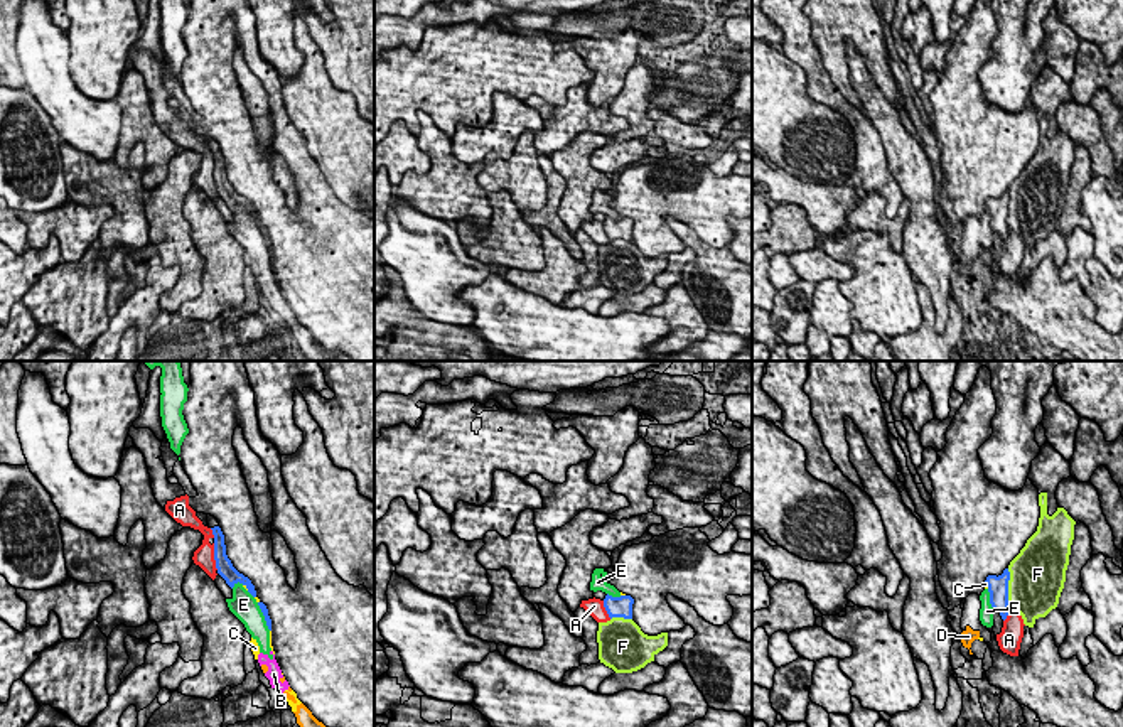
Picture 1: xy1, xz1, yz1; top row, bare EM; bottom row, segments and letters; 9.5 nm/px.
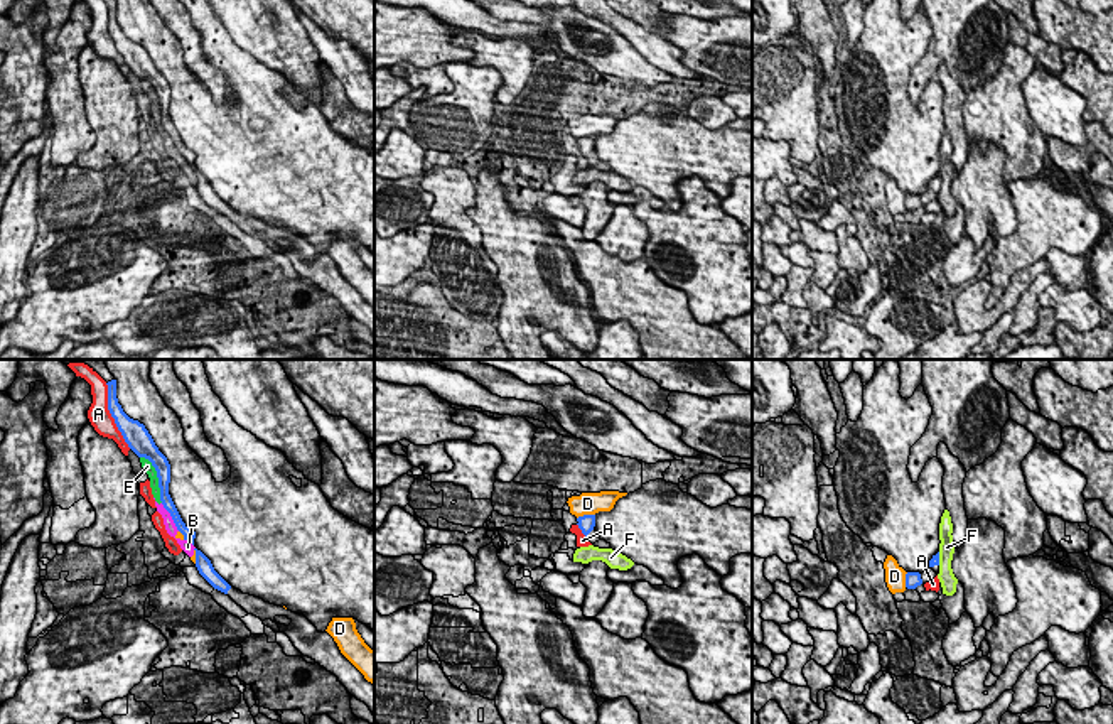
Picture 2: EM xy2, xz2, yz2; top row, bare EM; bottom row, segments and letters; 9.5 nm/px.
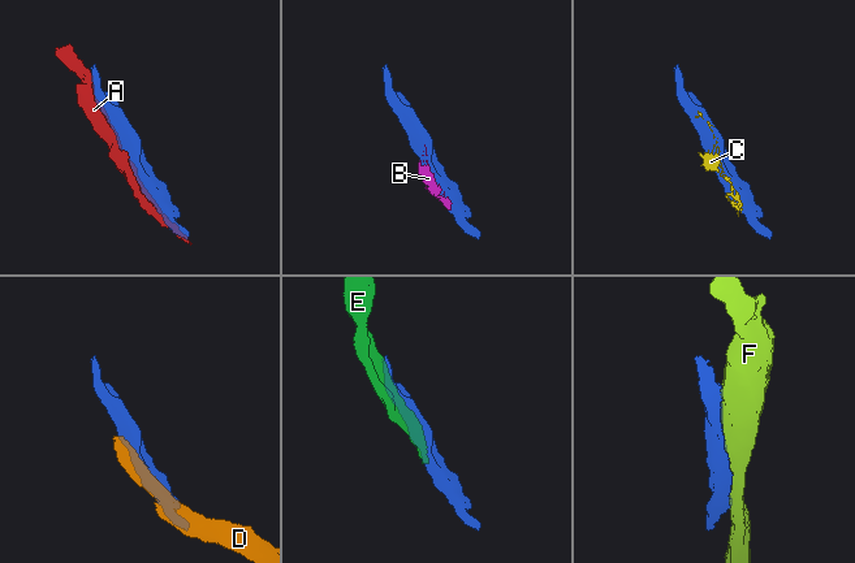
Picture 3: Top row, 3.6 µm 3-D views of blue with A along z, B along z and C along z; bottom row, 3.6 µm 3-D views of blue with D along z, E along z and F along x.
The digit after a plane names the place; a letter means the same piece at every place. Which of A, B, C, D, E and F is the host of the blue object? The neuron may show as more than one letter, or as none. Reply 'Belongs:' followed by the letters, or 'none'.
Belongs: none

